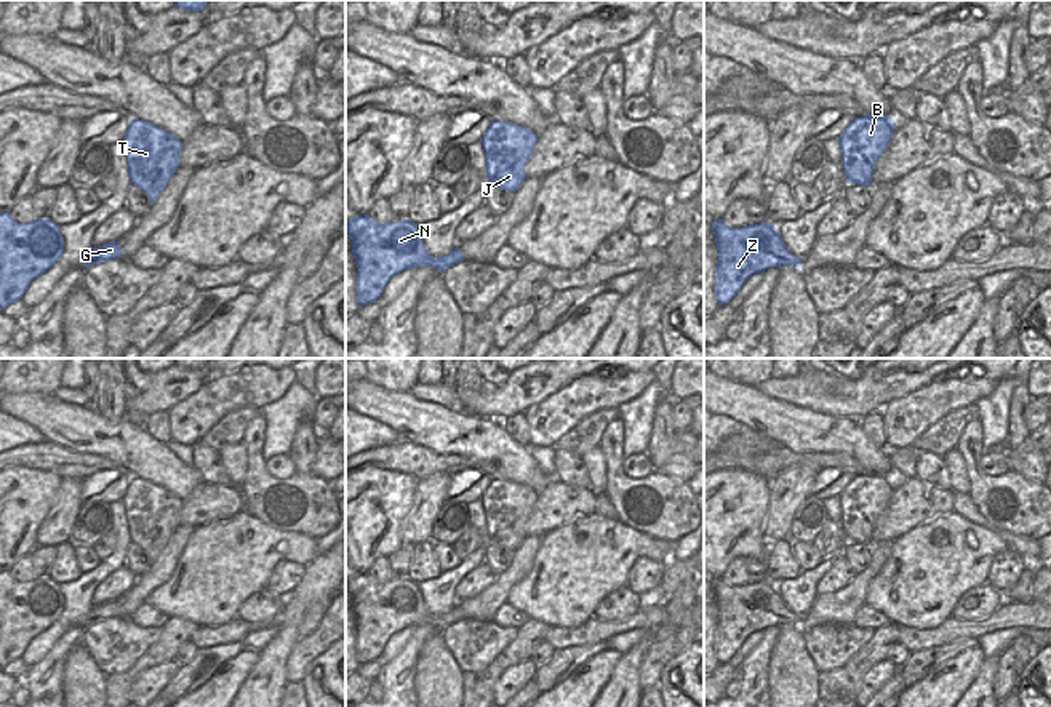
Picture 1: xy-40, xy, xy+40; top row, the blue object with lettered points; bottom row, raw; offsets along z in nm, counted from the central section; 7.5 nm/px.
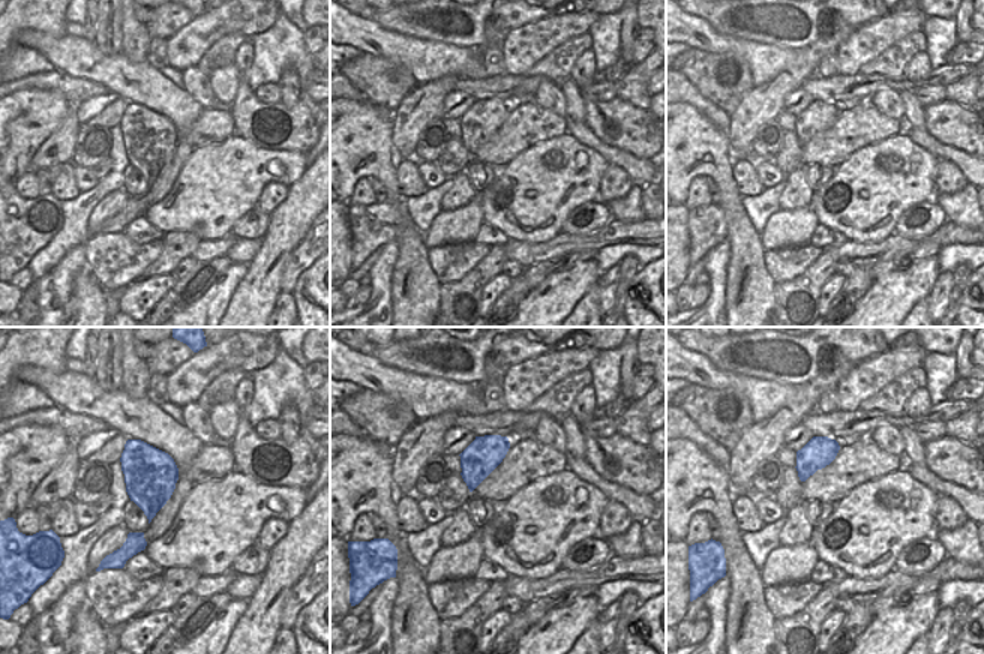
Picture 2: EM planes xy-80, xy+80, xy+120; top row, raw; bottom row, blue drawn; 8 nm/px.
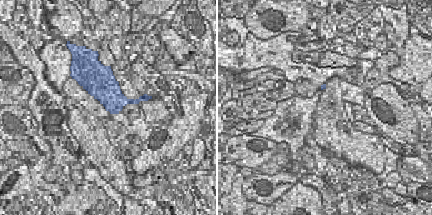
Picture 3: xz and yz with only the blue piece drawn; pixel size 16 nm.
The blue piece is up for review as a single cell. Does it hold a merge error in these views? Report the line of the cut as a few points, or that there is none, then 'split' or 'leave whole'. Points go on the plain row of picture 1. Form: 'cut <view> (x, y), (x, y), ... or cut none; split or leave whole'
cut none; leave whole

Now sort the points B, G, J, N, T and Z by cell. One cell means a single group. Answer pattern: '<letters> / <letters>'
B G J N T Z

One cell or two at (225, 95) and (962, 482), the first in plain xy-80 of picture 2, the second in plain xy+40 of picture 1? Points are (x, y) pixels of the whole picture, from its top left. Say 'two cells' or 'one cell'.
one cell

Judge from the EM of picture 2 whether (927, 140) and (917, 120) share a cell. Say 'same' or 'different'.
different

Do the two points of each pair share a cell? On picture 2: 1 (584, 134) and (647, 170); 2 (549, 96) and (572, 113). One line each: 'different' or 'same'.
1: same
2: different

